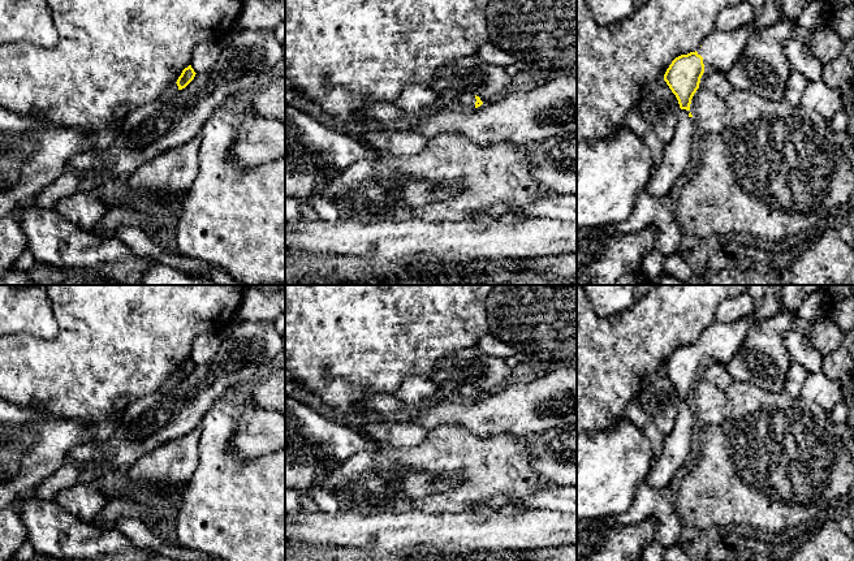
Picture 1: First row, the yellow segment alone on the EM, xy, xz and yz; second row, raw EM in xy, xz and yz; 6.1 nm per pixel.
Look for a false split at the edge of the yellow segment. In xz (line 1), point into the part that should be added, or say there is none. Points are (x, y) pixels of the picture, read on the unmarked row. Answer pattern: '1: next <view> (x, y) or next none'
1: next xz (466, 392)

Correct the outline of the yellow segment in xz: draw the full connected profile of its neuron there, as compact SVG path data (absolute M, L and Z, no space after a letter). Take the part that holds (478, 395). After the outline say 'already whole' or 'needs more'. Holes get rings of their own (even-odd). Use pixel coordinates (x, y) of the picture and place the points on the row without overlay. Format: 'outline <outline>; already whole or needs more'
outline M466 384L458 389L457 397L461 400L478 400L483 396L479 388Z; needs more

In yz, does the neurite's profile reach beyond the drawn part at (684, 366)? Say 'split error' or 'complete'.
split error

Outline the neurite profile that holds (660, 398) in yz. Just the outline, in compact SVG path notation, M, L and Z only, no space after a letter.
M664 371L646 384L642 400L643 410L652 418L659 431L667 436L674 427L681 400Z

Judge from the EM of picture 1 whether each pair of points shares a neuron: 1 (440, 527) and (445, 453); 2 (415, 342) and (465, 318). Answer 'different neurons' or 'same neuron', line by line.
1: different neurons
2: same neuron

